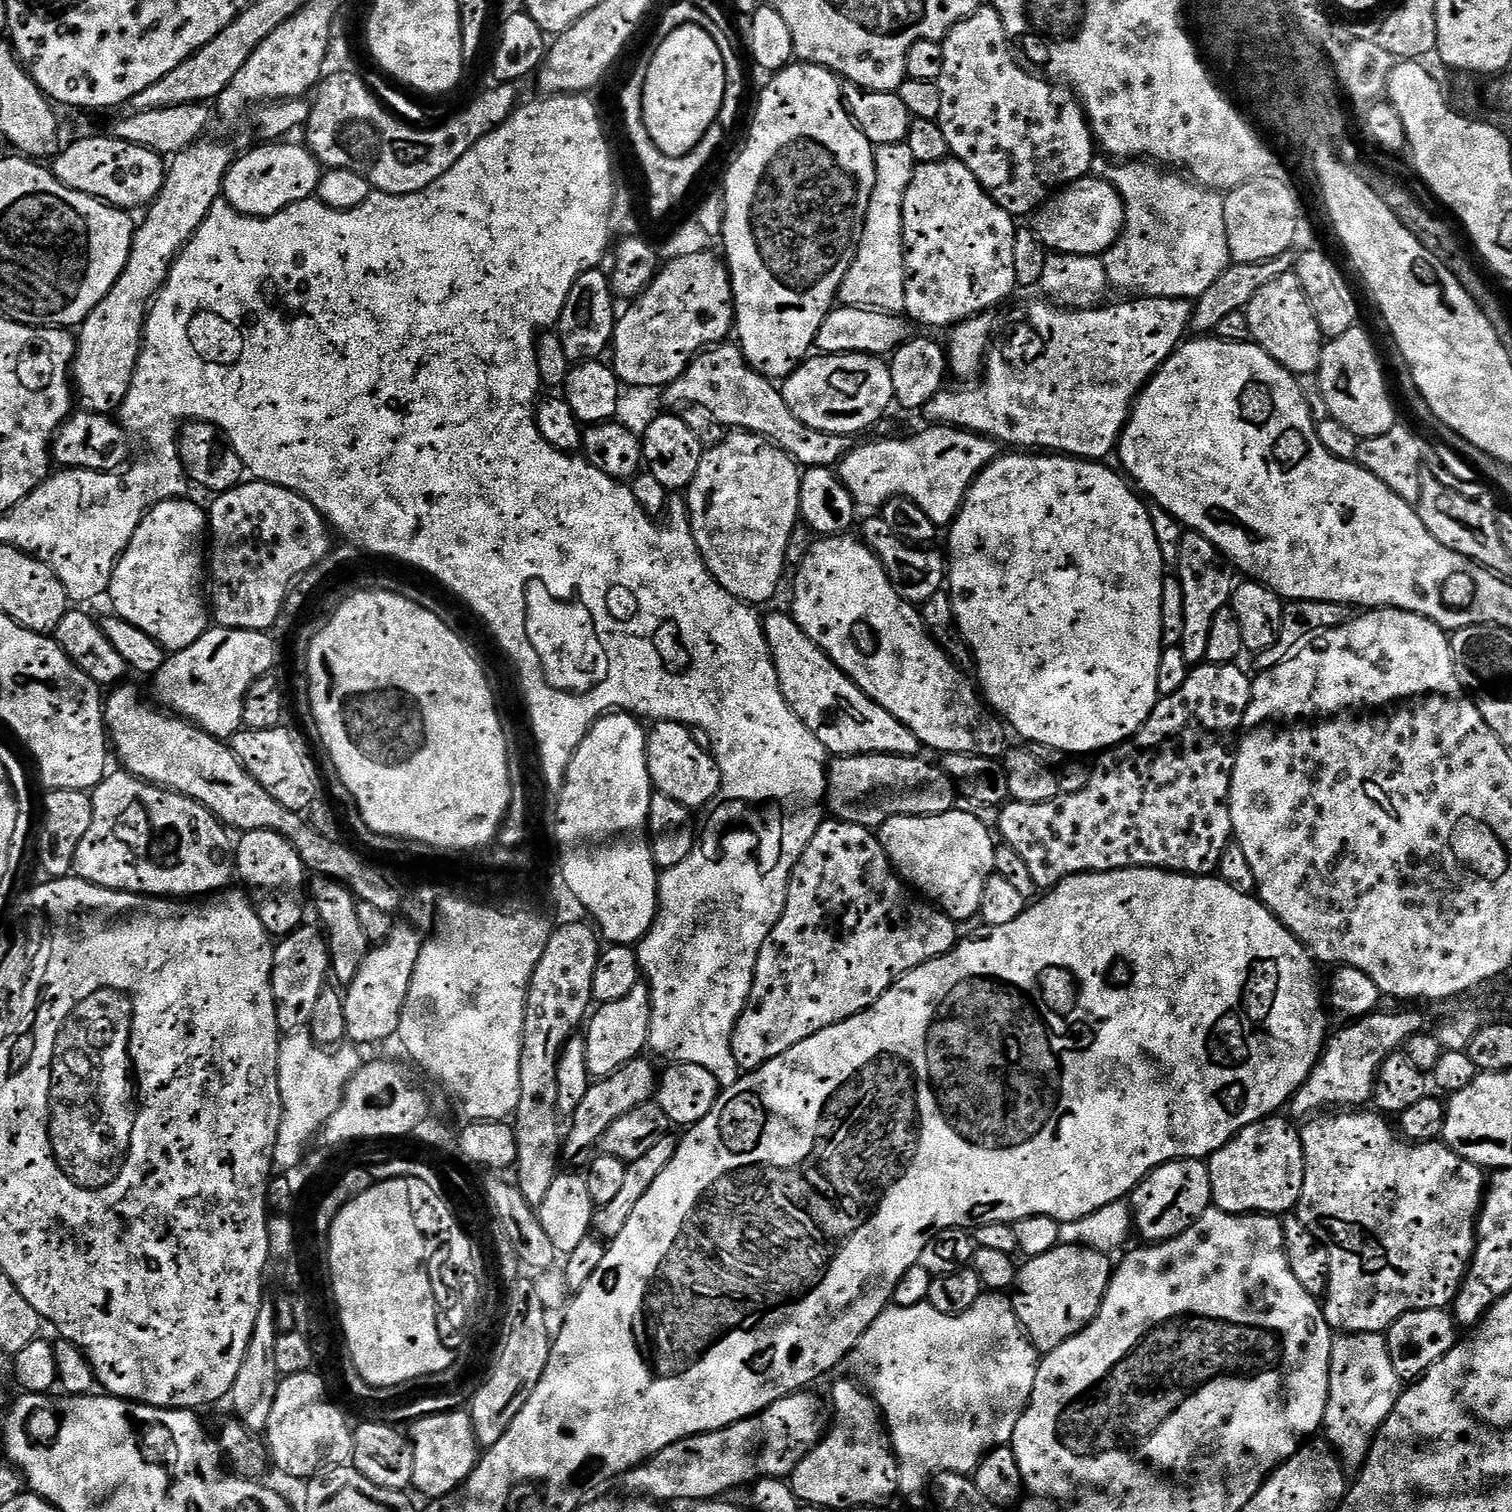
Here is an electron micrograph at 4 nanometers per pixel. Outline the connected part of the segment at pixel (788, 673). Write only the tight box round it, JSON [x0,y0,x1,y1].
[763,611,922,757]

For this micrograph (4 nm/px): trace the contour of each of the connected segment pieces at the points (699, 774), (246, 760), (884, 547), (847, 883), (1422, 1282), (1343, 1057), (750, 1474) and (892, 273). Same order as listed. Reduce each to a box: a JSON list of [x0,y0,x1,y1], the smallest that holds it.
[[648,720,720,810],[230,726,321,813],[859,514,948,606],[732,819,958,1073],[1295,1110,1486,1333],[1290,1010,1426,1118],[622,1390,825,1502],[839,142,916,312]]

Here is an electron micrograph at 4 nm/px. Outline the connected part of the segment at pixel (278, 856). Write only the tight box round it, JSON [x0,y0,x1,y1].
[234,830,306,938]

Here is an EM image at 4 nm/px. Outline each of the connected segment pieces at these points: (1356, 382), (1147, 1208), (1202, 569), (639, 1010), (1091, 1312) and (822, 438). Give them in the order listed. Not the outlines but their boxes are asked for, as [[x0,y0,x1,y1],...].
[[1318,328,1398,438],[1131,1160,1212,1242],[1174,530,1238,666],[583,982,652,1078],[1010,1244,1114,1353],[662,342,854,469]]

